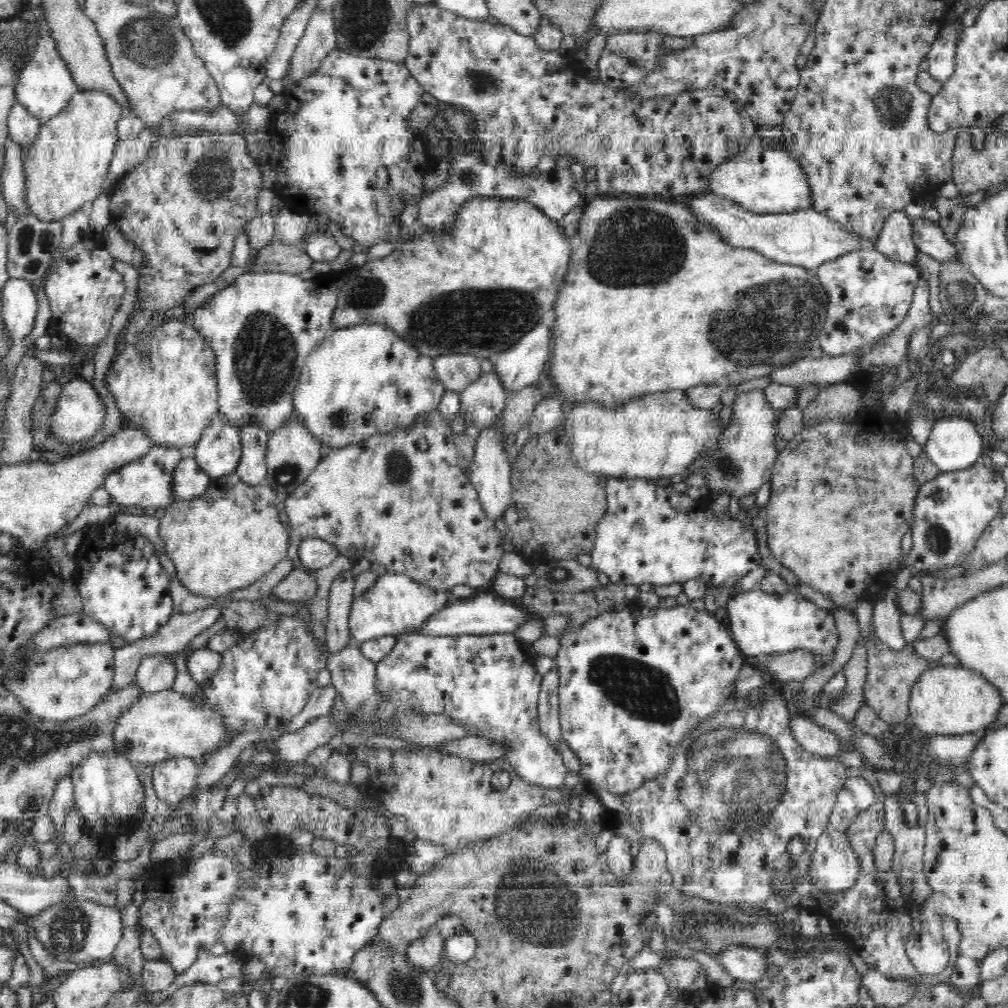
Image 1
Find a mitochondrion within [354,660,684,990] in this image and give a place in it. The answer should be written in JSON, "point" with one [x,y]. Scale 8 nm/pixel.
{"point":[530,906]}

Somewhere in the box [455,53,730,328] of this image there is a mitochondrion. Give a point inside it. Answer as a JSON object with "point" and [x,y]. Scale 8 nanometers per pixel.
{"point":[621,254]}

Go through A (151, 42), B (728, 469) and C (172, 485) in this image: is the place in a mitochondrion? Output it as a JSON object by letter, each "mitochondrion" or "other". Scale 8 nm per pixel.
{"A":"mitochondrion","B":"mitochondrion","C":"other"}

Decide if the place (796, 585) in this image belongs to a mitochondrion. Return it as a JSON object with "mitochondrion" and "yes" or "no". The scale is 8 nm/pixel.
{"mitochondrion":"no"}

